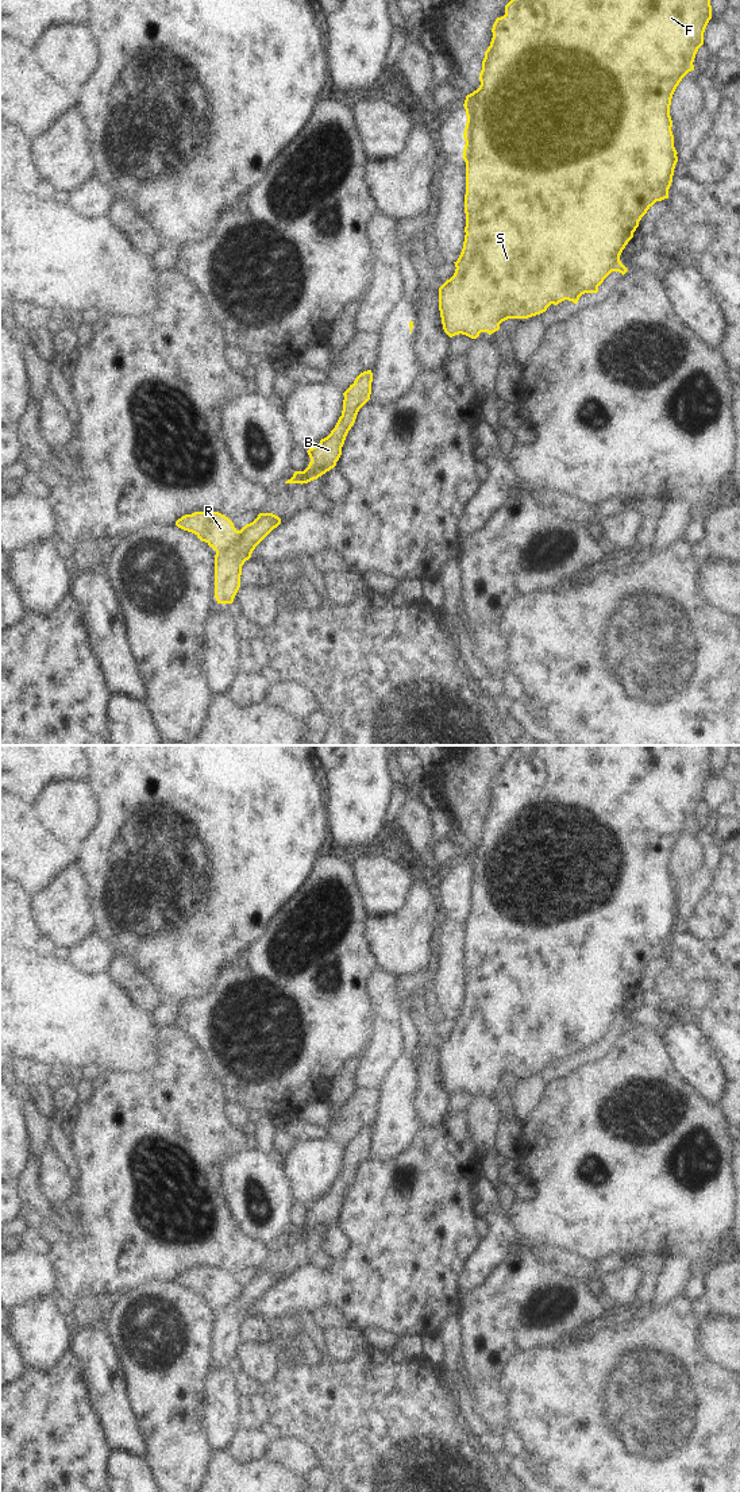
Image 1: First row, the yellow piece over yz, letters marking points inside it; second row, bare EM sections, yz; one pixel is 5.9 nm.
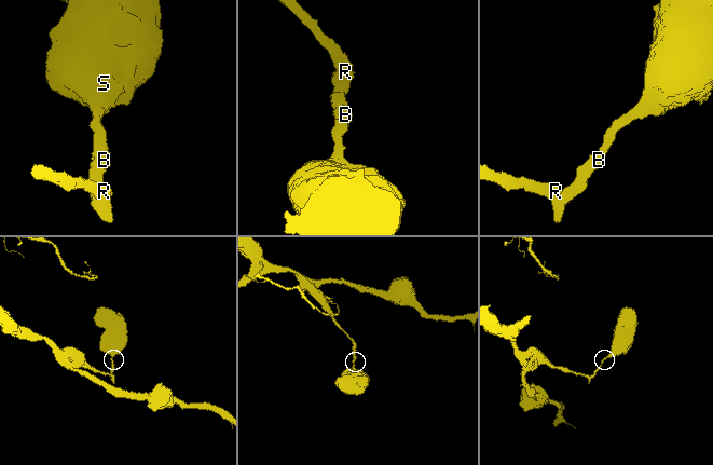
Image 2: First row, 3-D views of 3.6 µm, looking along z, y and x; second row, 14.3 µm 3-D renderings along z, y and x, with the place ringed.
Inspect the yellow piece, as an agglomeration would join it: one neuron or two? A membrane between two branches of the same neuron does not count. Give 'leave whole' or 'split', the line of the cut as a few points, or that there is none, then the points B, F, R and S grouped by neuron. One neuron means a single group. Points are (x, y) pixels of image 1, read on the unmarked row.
split; cut yz (238, 1287), (234, 1295), (216, 1309); groups B F S / R

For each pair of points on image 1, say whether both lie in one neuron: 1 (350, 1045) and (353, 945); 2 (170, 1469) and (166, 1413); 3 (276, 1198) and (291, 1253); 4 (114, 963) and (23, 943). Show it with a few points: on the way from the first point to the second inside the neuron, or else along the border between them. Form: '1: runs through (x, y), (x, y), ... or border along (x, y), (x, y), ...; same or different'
1: runs through (349, 1021), (349, 970); same
2: runs through (170, 1456), (170, 1426); same
3: border along (284, 1237), (266, 1245); different
4: runs through (91, 953), (76, 943), (46, 943); same

